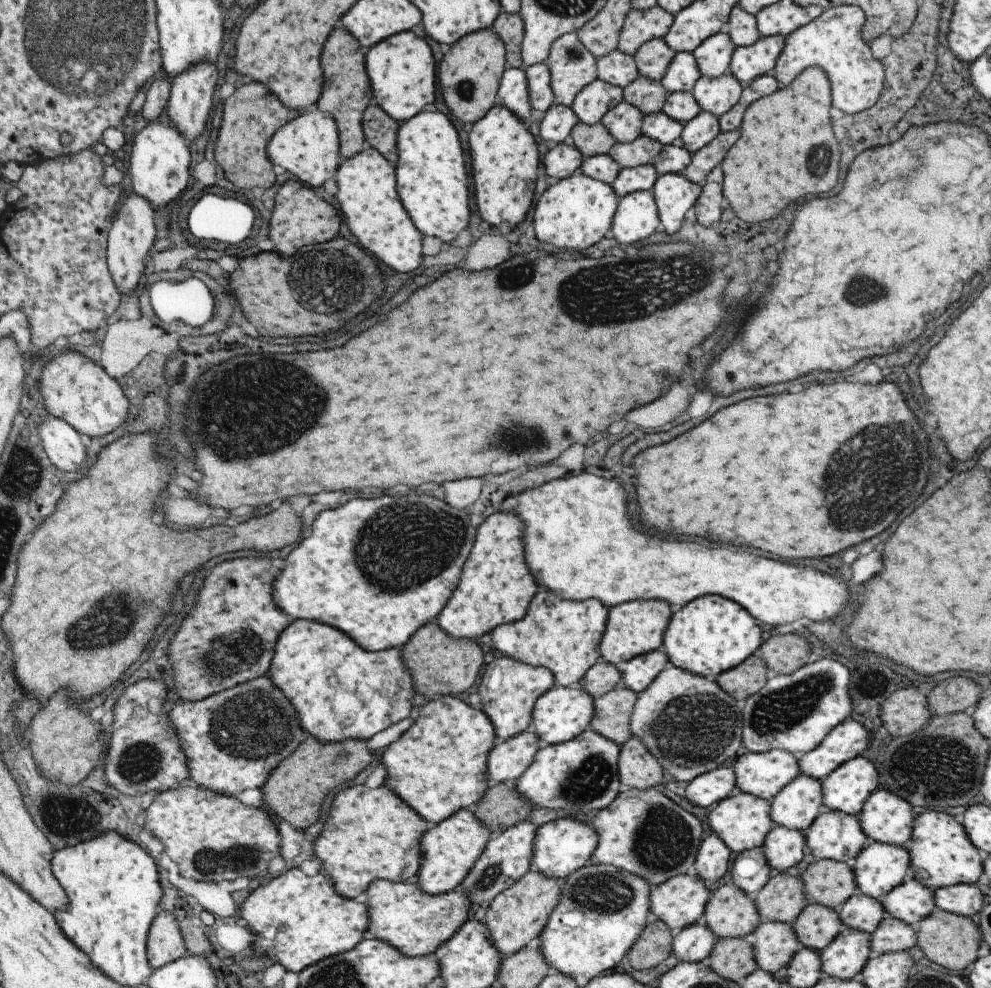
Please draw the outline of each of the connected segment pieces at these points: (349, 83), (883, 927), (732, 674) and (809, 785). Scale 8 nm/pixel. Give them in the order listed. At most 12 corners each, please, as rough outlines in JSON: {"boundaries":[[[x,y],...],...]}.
{"boundaries":[[[335,28],[323,44],[316,109],[336,124],[340,156],[363,146],[372,102],[365,50]],[[883,913],[870,934],[870,957],[909,950],[914,927]],[[752,654],[713,679],[736,701],[766,683],[762,658]],[[797,775],[769,801],[774,825],[799,831],[823,809],[819,781]]]}

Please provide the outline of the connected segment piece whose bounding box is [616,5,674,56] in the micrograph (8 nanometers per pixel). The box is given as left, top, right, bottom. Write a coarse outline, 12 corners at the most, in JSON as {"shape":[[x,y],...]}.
{"shape":[[657,5],[629,9],[616,49],[633,56],[662,39],[673,17]]}

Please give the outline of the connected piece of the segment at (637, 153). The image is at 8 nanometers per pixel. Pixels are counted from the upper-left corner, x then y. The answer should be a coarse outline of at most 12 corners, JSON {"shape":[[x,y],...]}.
{"shape":[[645,135],[615,143],[607,154],[620,168],[652,164],[662,144]]}

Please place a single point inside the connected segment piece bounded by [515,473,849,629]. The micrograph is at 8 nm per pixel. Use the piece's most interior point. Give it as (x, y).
(578, 542)

